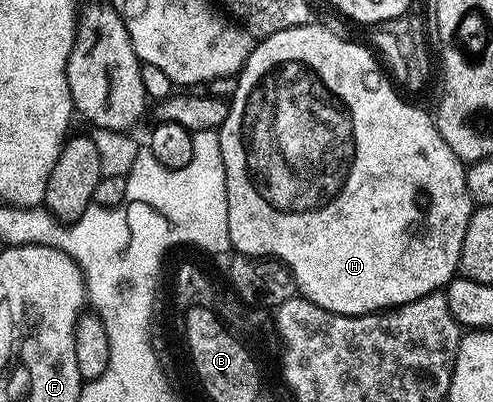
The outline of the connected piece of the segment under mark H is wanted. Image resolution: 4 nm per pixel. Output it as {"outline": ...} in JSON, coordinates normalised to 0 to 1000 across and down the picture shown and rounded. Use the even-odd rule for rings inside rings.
{"outline":[[[647,57],[588,67],[521,100],[507,139],[495,144],[495,169],[477,194],[479,224],[467,239],[462,284],[442,323],[458,435],[462,597],[469,617],[479,617],[477,627],[497,639],[550,639],[570,649],[592,677],[600,716],[615,736],[661,774],[712,789],[801,769],[805,759],[856,744],[856,734],[899,721],[927,687],[937,595],[945,595],[945,555],[953,555],[961,517],[945,475],[943,403],[921,386],[913,366],[905,366],[905,346],[886,331],[870,284],[866,291],[848,264],[817,251],[803,234],[805,214],[783,189],[765,134],[740,112],[704,102]]]}

